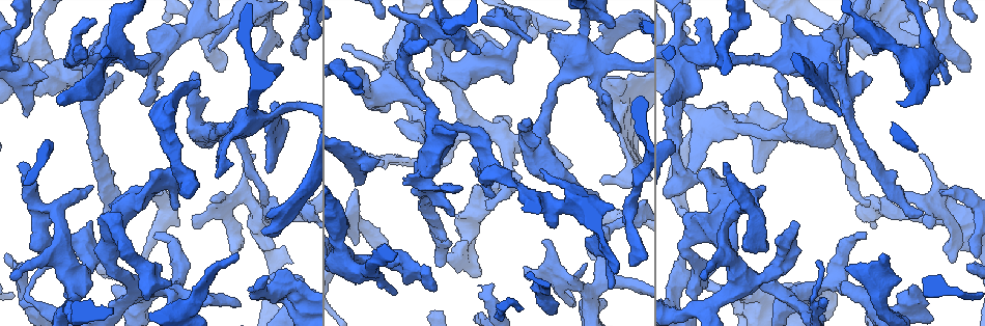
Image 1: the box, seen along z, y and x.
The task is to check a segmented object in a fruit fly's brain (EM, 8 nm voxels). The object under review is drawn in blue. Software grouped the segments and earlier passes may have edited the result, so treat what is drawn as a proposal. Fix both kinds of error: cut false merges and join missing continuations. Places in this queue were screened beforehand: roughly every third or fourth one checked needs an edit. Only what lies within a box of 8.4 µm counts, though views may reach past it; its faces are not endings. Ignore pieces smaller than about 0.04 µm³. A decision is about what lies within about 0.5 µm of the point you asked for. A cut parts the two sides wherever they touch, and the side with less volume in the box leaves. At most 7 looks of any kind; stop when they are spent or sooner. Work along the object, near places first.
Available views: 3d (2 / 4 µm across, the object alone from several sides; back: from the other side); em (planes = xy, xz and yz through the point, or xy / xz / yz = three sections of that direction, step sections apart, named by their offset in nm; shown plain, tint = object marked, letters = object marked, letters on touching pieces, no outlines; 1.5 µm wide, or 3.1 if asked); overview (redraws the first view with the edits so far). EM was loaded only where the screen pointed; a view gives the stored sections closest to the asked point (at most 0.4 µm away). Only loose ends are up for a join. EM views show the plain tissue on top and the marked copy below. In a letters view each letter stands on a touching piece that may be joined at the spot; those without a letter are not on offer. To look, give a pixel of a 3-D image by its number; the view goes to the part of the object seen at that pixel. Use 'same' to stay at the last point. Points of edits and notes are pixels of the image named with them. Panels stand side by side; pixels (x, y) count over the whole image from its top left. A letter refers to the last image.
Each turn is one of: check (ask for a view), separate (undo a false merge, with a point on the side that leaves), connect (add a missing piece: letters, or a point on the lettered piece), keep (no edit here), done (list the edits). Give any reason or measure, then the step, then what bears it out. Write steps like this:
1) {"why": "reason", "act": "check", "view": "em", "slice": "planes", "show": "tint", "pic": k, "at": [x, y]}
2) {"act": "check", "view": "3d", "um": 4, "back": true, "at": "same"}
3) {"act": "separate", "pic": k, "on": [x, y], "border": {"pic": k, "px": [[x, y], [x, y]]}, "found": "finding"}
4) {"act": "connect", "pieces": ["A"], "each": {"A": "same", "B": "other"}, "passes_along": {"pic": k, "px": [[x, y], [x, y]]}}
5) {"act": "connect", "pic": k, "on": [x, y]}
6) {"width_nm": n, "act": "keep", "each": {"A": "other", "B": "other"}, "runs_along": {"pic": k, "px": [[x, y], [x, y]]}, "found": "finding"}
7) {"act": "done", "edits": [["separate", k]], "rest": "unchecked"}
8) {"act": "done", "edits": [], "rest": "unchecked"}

{"why": "branch stops here", "act": "check", "view": "em", "slice": "planes", "show": "letters", "pic": 1, "at": [452, 214]}

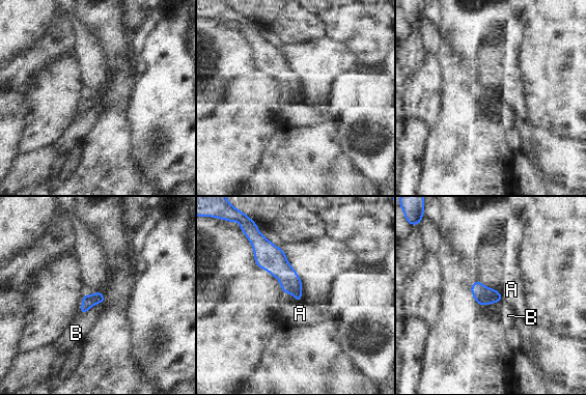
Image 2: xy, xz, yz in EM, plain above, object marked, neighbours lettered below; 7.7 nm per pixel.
{"act": "keep", "each": {"A": "other", "B": "other"}, "border": {"pic": 2, "px": [[499, 292], [503, 301]]}, "found": "no lettered piece goes on from it"}

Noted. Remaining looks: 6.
{"why": "free end", "act": "check", "view": "em", "slice": "planes", "show": "letters", "pic": 1, "at": [46, 76]}

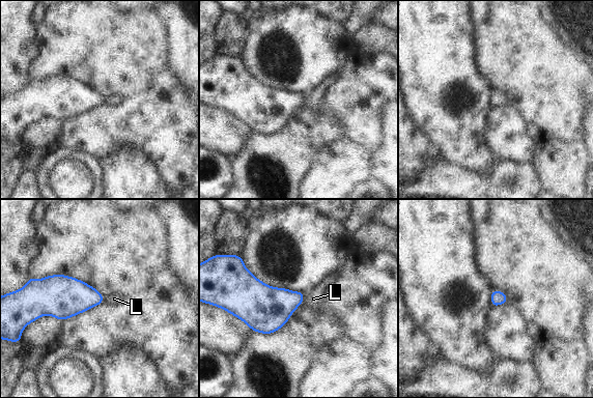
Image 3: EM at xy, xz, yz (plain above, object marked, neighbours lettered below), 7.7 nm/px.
{"act": "keep", "each": {"L": "other"}, "border": {"pic": 3, "px": [[305, 294], [302, 301]]}, "found": "no lettered piece goes on from it"}

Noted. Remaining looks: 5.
{"why": "sudden change in width", "act": "check", "view": "em", "slice": "xy", "step": 4, "show": "letters", "pic": 1, "at": [162, 196]}

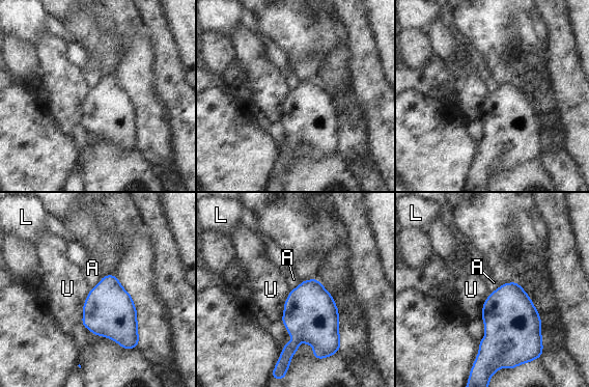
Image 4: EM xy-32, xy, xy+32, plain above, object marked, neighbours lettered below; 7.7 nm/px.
{"why": "another direction", "act": "check", "view": "em", "slice": "planes", "show": "letters", "at": "same"}

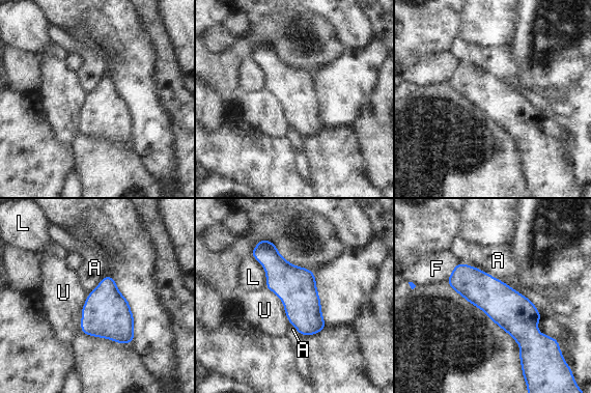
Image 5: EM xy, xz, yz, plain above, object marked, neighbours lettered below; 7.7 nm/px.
{"act": "keep", "each": {"A": "other", "F": "other", "L": "other", "U": "other"}, "border": {"pic": 5, "px": [[459, 262], [490, 274], [526, 297]]}, "found": "continuous, no second cell"}

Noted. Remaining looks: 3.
{"act": "done", "edits": [], "rest": "unchecked"}

